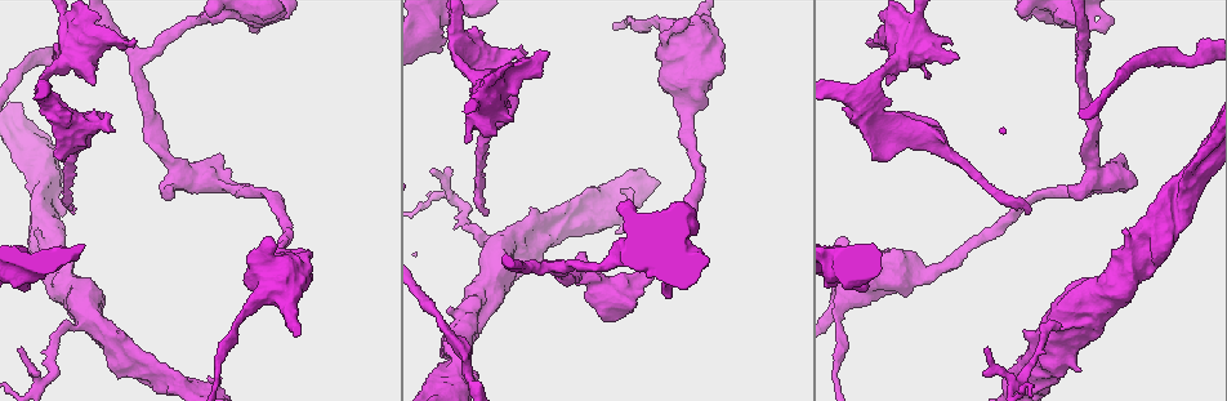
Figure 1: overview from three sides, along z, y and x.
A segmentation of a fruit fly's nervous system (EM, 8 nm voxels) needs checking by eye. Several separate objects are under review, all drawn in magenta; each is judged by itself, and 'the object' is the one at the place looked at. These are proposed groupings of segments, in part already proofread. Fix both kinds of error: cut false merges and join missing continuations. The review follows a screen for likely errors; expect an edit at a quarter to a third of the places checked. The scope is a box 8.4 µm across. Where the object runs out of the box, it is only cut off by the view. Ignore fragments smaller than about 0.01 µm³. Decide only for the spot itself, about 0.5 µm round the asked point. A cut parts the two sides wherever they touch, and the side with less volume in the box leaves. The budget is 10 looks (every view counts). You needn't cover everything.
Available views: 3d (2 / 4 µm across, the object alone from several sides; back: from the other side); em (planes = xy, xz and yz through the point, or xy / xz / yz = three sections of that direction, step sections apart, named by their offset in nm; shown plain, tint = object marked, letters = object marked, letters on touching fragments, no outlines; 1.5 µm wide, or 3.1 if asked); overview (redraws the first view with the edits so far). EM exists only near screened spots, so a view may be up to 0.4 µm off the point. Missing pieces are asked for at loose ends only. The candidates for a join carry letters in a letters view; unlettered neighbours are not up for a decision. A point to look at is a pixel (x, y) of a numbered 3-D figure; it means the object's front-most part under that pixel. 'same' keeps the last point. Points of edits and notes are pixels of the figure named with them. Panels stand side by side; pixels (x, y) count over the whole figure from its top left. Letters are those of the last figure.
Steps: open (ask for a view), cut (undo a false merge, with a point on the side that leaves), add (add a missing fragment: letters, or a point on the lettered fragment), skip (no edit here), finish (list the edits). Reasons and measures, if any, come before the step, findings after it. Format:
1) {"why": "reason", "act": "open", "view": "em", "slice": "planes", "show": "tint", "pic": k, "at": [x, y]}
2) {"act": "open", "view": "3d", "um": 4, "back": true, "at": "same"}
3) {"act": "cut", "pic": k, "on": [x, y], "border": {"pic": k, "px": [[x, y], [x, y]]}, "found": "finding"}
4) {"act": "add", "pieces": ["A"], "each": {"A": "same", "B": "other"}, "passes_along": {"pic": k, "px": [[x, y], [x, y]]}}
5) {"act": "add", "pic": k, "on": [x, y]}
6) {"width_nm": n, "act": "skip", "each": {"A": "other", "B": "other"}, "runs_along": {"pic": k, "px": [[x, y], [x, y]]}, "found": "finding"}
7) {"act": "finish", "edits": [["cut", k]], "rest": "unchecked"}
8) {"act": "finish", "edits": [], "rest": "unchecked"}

{"why": "sudden change in width", "act": "open", "view": "em", "slice": "planes", "show": "tint", "pic": 1, "at": [434, 41]}

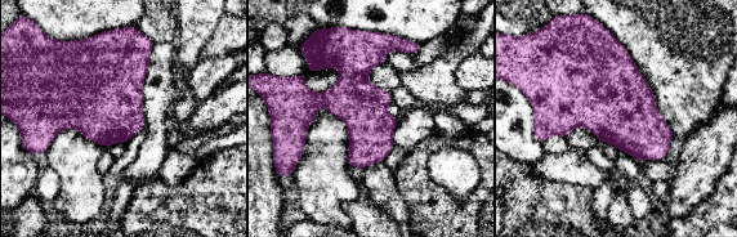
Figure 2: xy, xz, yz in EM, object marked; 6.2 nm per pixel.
{"why": "what lies round it", "act": "open", "view": "em", "slice": "planes", "show": "letters", "at": "same"}

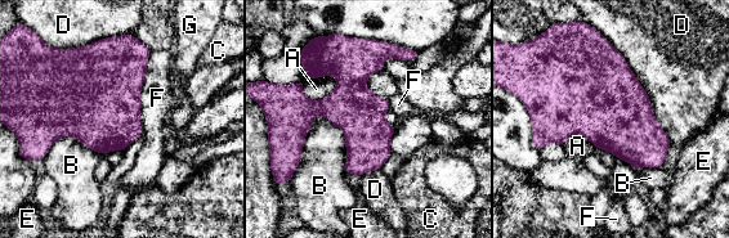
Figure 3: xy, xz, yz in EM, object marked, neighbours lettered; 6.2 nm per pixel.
{"act": "skip", "each": {"A": "other", "B": "other", "C": "other", "D": "other", "E": "other", "F": "other", "G": "other"}, "border": {"pic": 3, "px": [[605, 37], [671, 142]]}, "found": "all the same neuron"}

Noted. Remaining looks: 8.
{"why": "thick turns thin", "act": "open", "view": "em", "slice": "xz", "step": 8, "show": "tint", "pic": 1, "at": [939, 142]}

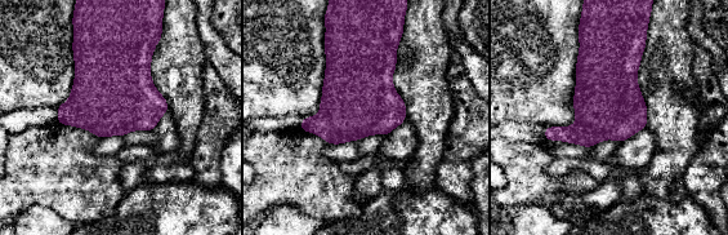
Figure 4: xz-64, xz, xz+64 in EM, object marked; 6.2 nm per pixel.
{"why": "another direction", "act": "open", "view": "em", "slice": "planes", "show": "letters", "at": "same"}

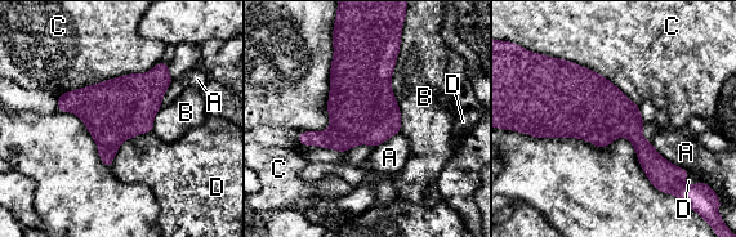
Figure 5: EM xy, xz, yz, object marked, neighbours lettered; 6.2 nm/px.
{"width_nm": 220, "act": "skip", "each": {"A": "other", "B": "other", "C": "other", "D": "other"}, "border": {"pic": 5, "px": [[151, 130], [125, 139], [110, 168]]}, "found": "one neuron here"}

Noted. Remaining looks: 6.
{"act": "open", "view": "em", "slice": "planes", "show": "plain", "pic": 1, "at": [133, 40]}

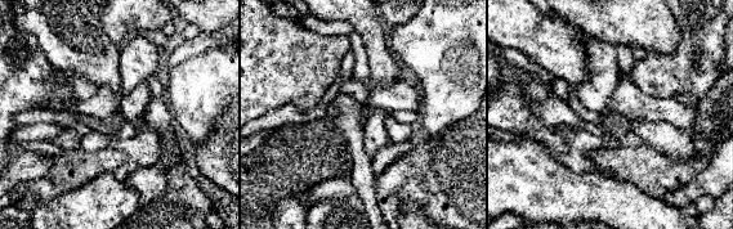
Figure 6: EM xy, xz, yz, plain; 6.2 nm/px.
{"act": "open", "view": "em", "slice": "planes", "show": "letters", "at": "same"}

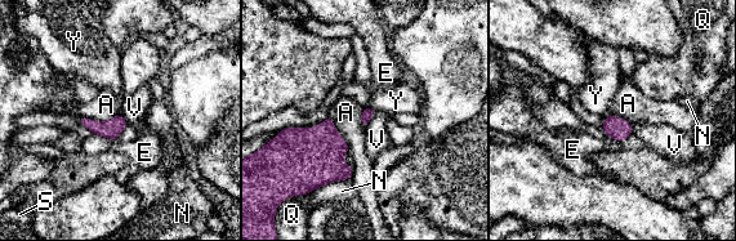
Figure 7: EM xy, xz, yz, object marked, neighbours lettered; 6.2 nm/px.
{"act": "skip", "each": {"A": "other", "E": "other", "N": "other", "Q": "other", "S": "other", "V": "other", "Y": "other"}, "border": {"pic": 7, "px": [[119, 112], [105, 121], [80, 116]]}, "found": "none of them fits"}

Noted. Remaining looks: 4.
{"why": "calibre changes", "act": "open", "view": "em", "slice": "xy", "step": 4, "show": "tint", "pic": 1, "at": [687, 109]}

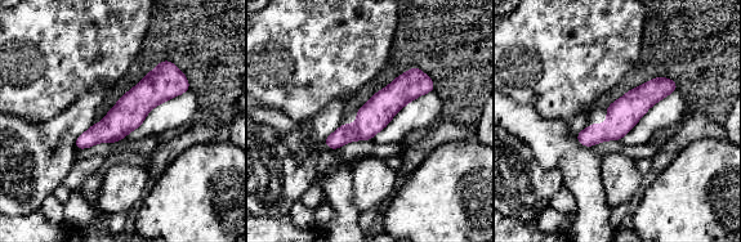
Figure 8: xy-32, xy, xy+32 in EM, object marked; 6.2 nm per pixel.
{"act": "open", "view": "em", "slice": "planes", "show": "letters", "at": "same"}

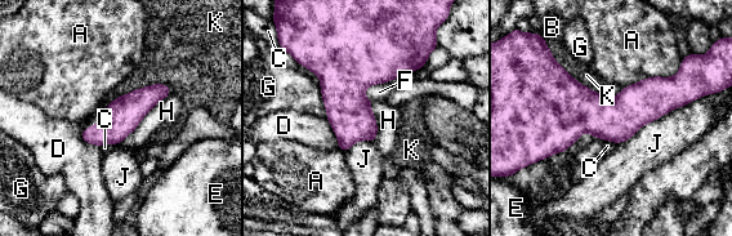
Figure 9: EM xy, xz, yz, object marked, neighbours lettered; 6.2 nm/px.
{"width_nm": 200, "longest_contact_nm": ["J", 600], "act": "skip", "each": {"A": "other", "B": "other", "C": "other", "D": "other", "E": "other", "F": "other", "G": "other", "H": "other", "J": "other", "K": "other"}, "found": "continuous, no second neuron"}

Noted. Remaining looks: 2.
{"act": "finish", "edits": [], "rest": "unchecked"}

